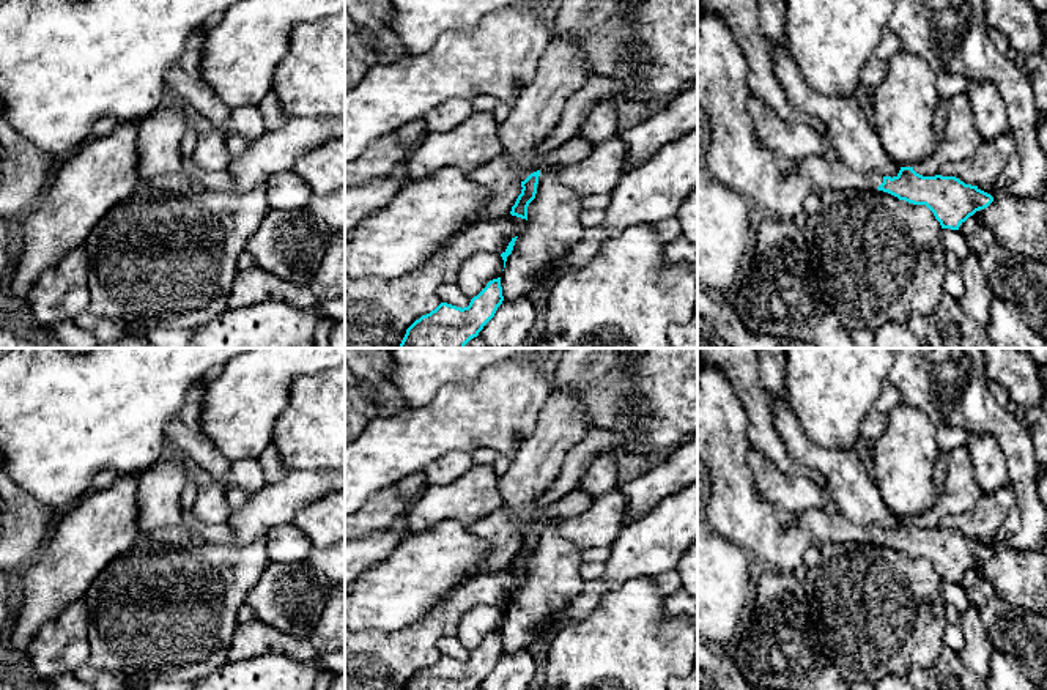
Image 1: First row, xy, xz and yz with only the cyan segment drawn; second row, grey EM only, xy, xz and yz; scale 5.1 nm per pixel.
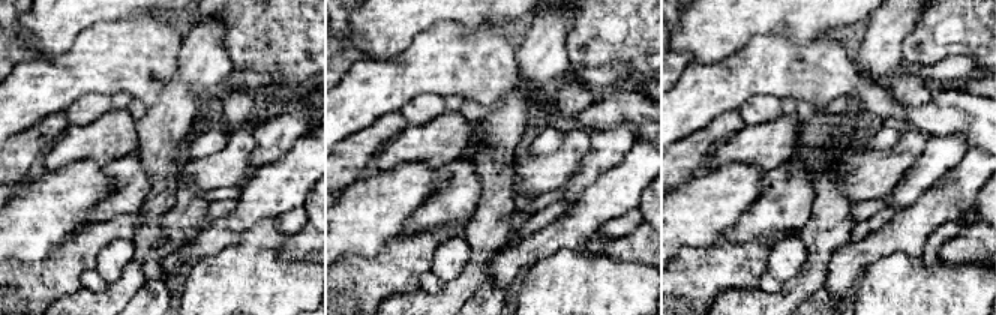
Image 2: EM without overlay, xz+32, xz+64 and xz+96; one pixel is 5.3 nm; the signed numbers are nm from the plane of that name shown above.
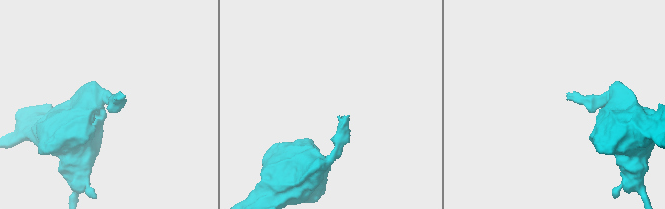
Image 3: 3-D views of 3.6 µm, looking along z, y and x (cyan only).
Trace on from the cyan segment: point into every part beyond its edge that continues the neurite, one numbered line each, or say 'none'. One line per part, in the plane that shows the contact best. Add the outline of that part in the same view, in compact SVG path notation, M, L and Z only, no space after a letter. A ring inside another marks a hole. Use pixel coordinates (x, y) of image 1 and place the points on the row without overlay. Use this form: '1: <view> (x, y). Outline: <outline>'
1: yz (825, 528). Outline: M811 509L795 514L795 523L820 543L871 543L885 547L877 542L883 536L883 528L856 526L841 514L830 515L823 510Z

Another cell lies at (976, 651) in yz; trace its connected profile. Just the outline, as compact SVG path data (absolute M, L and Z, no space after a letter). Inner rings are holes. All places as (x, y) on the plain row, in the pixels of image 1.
M970 605L962 613L960 629L964 633L964 646L957 654L967 670L976 674L979 681L987 682L993 646L975 605Z

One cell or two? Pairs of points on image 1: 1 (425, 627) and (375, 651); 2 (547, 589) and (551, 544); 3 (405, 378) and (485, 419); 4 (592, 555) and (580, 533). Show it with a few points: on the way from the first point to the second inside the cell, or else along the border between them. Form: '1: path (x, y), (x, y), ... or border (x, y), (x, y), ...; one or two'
1: path (413, 640), (402, 651), (388, 651); one
2: path (551, 578), (551, 555); one
3: border (469, 382), (446, 383), (427, 404), (406, 408); two
4: border (606, 547), (586, 547), (583, 550); two

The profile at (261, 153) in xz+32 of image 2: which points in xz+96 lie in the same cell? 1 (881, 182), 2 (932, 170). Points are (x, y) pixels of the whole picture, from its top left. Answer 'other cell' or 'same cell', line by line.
1: other cell
2: same cell

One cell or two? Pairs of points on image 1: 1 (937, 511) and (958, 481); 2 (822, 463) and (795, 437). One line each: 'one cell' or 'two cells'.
1: one cell
2: one cell

